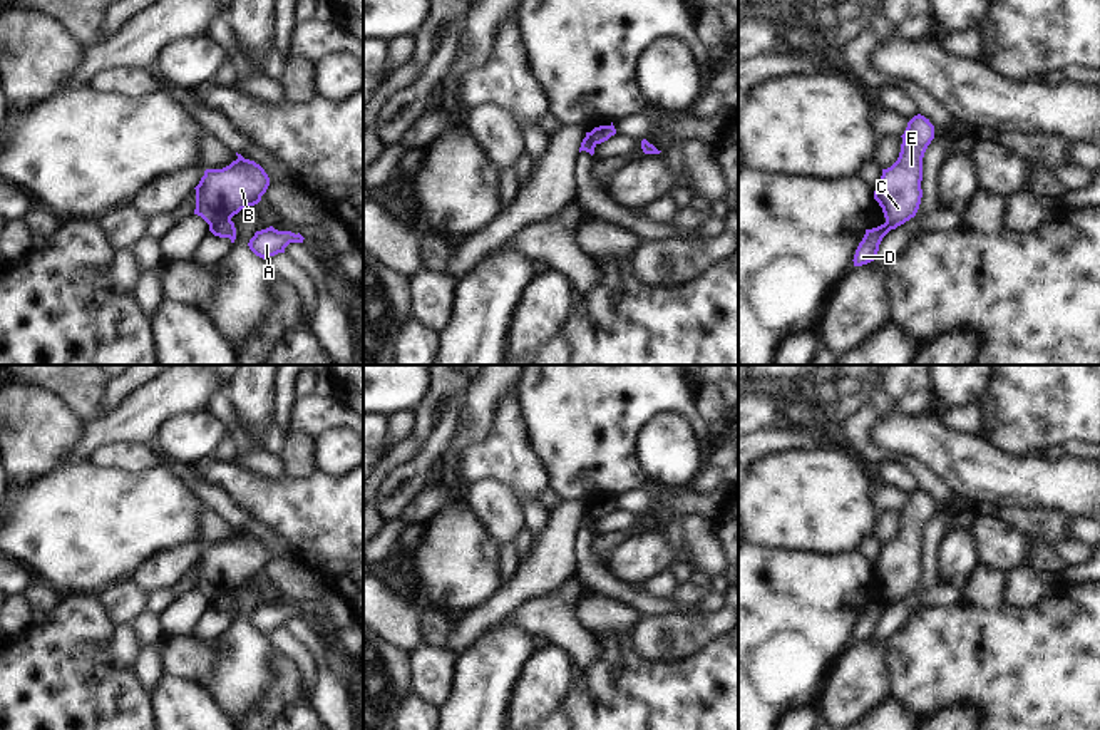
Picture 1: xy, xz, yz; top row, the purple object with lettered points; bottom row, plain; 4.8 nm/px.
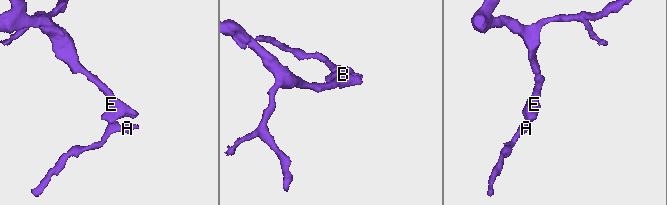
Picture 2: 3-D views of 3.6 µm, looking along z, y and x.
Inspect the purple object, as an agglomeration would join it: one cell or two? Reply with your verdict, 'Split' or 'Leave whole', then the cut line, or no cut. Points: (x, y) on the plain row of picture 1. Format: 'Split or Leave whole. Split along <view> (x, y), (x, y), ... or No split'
Split. Split along xy (230, 593), (220, 593), (210, 601).

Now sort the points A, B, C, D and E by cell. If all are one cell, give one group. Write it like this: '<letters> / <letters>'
A D / B C E

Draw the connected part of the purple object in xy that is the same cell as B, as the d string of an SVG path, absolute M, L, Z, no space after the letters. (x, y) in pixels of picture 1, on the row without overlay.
M238 534L223 544L206 544L196 564L194 589L209 601L219 594L231 594L241 584L254 581L270 561L265 544L254 536Z

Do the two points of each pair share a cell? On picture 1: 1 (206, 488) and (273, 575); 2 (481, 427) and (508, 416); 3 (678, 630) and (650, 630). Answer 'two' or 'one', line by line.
1: one
2: two
3: one

